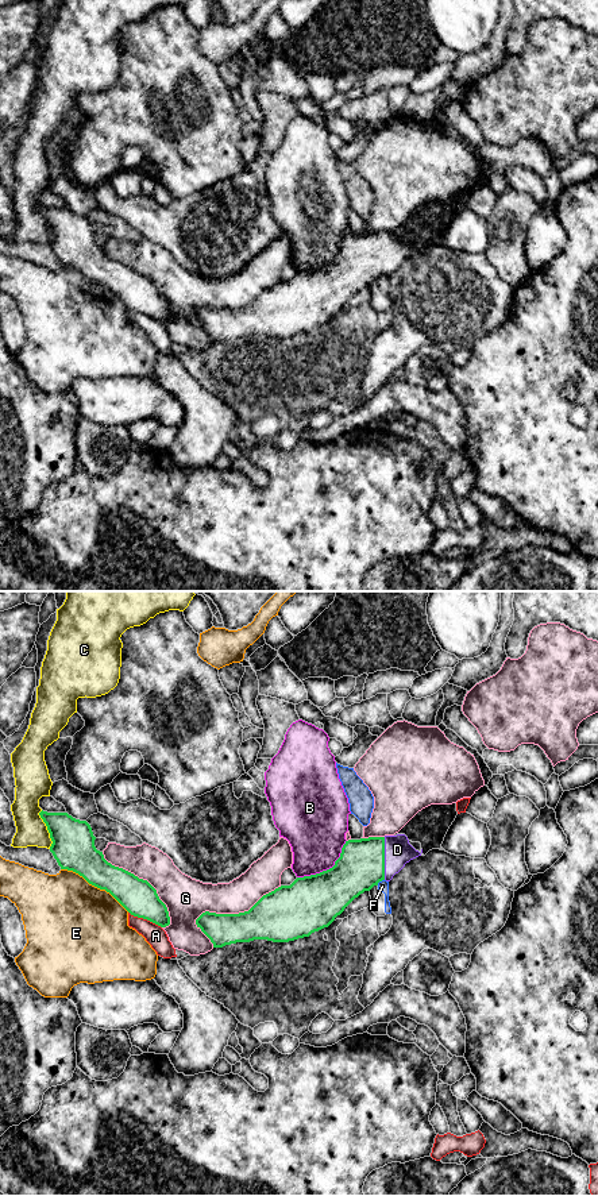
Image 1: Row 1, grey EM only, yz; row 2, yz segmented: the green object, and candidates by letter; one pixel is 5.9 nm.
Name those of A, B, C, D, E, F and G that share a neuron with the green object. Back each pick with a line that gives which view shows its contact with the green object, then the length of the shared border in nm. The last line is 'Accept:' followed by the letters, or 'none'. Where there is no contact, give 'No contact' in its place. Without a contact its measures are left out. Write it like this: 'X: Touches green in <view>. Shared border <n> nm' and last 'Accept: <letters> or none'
D: Touches green in yz. Shared border 260 nm
Accept: D

